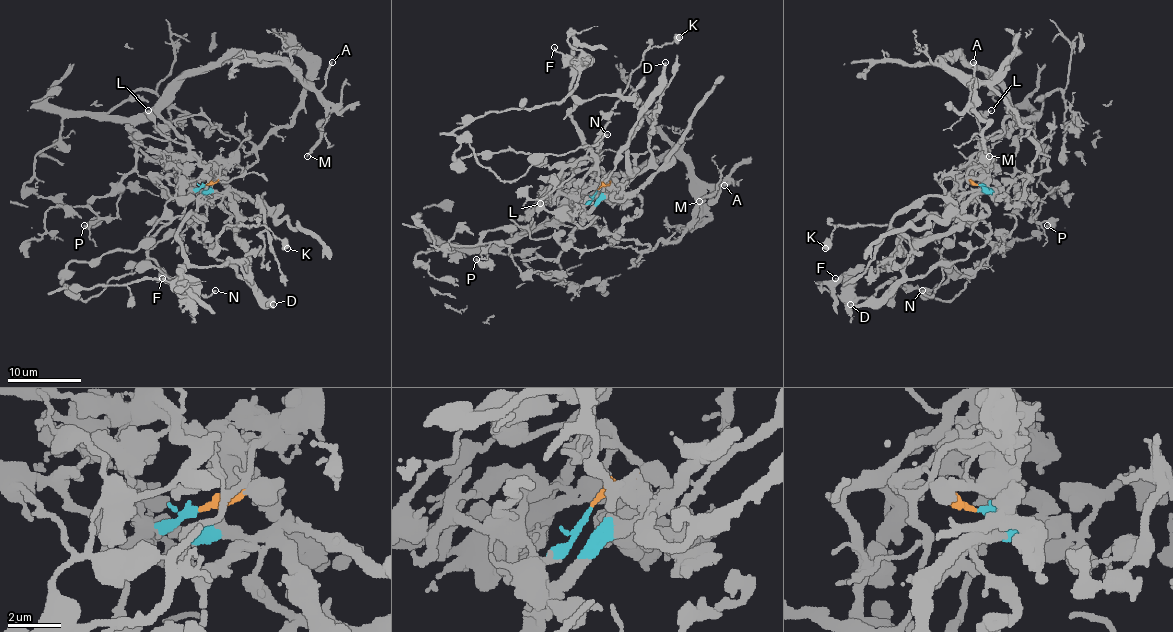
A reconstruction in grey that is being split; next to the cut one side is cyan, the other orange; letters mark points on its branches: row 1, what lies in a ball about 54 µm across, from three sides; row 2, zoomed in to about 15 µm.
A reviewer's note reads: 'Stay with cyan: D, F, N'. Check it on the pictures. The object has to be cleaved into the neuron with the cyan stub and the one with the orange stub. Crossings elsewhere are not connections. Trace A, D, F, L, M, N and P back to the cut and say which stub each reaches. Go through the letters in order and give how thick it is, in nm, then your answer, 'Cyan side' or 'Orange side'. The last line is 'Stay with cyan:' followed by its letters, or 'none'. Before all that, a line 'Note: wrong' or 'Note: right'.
Note: right
A: Thickness 220 nm. Orange side
D: Thickness 280 nm. Cyan side
F: Thickness 190 nm. Cyan side
L: Thickness 280 nm. Orange side
M: Thickness 150 nm. Orange side
N: Thickness 200 nm. Cyan side
P: Thickness 340 nm. Orange side
Stay with cyan: D, F, N

